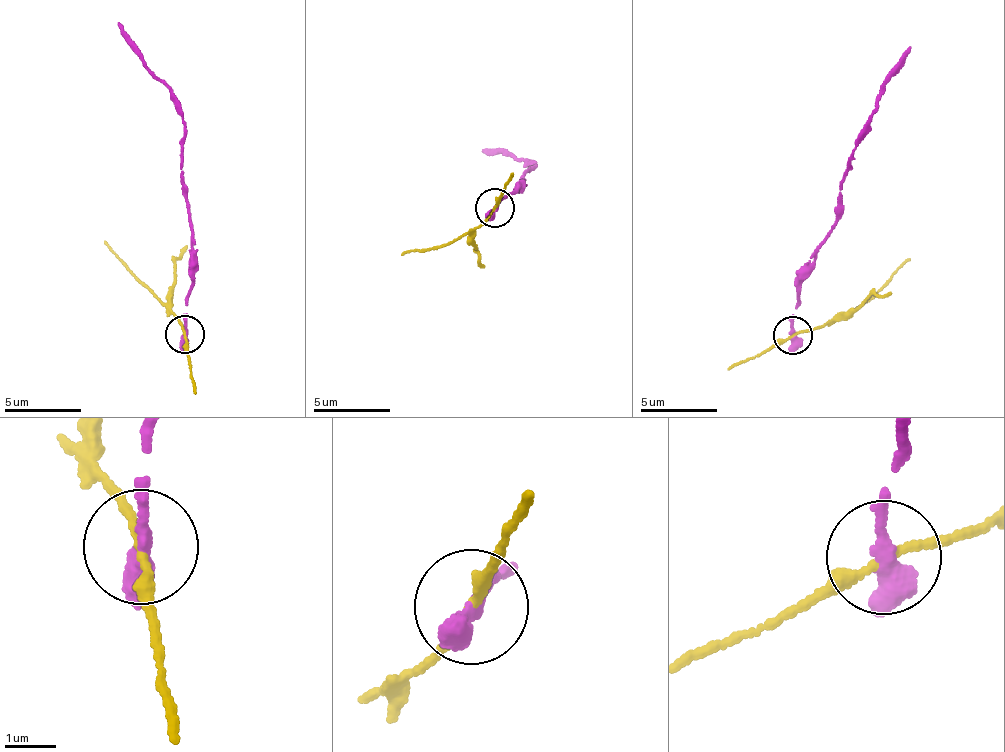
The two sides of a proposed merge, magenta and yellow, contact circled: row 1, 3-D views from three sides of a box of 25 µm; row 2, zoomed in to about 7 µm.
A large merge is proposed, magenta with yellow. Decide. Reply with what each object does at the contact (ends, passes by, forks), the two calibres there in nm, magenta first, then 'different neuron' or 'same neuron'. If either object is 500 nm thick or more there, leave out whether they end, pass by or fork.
magenta ends; yellow passes by; calibres 480 and 160 nm; different neuron

